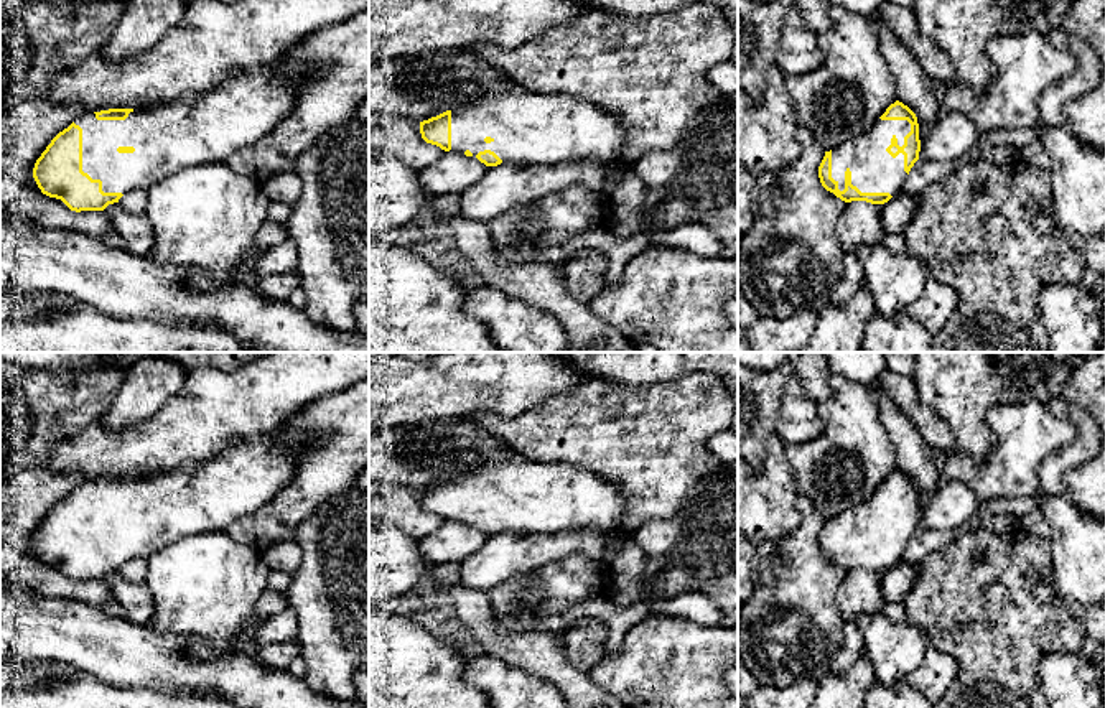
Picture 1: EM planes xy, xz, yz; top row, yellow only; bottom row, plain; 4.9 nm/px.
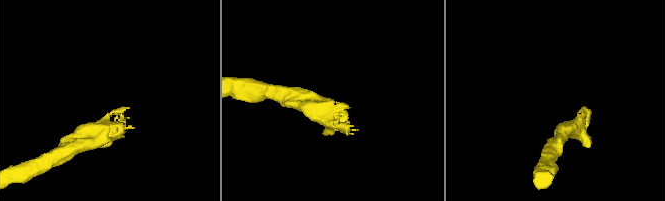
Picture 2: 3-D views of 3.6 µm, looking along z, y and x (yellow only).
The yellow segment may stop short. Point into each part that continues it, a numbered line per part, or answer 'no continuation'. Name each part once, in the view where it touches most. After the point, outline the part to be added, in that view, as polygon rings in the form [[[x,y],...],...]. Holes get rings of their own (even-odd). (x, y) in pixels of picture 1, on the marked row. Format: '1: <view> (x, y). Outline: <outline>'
1: yz (873, 170). Outline: [[[878,120],[868,132],[846,140],[832,150],[832,178],[838,189],[845,189],[845,171],[851,171],[851,184],[861,193],[899,194],[907,181],[904,171],[904,155],[893,158],[886,148],[891,138],[904,145],[904,137],[911,132],[907,120]]]

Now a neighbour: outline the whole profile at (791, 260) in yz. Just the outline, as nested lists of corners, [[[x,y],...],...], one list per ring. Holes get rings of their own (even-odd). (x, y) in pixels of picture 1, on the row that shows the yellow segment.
[[[797,128],[802,145],[799,158],[776,173],[756,178],[751,198],[753,229],[738,239],[738,277],[743,296],[761,316],[789,318],[794,313],[822,311],[830,305],[835,286],[845,275],[845,252],[835,224],[845,201],[827,191],[818,178],[825,150],[807,128]]]

